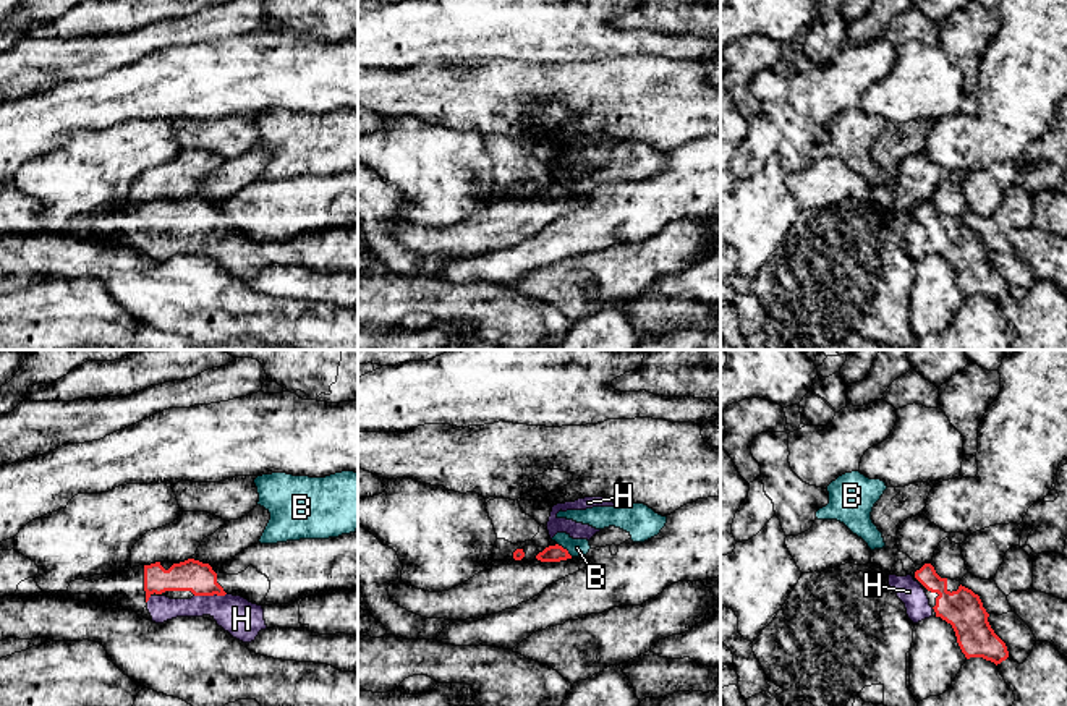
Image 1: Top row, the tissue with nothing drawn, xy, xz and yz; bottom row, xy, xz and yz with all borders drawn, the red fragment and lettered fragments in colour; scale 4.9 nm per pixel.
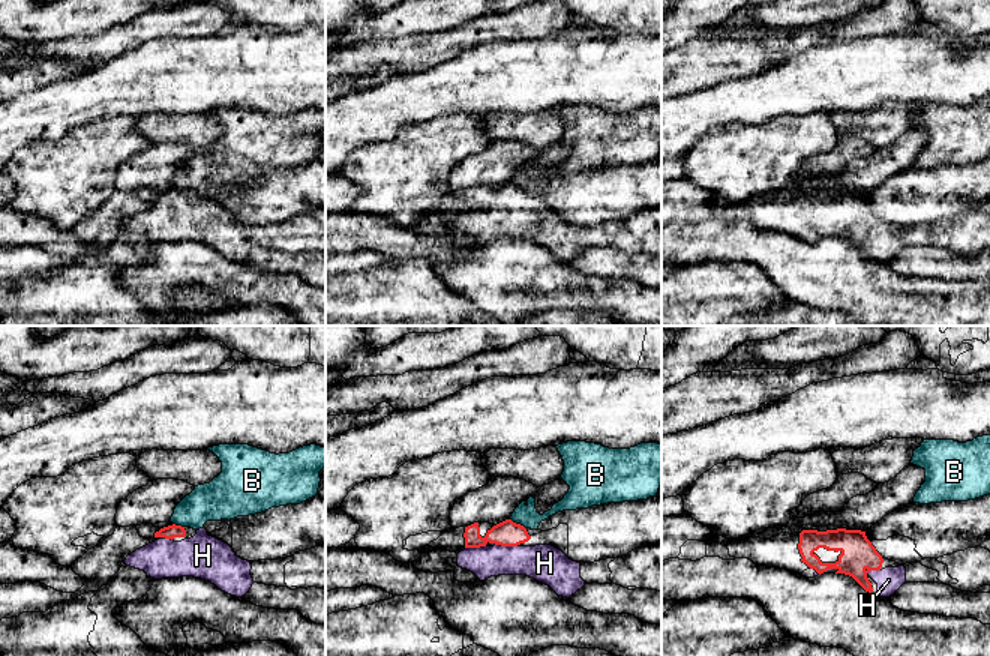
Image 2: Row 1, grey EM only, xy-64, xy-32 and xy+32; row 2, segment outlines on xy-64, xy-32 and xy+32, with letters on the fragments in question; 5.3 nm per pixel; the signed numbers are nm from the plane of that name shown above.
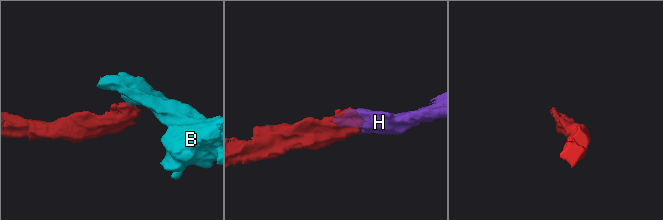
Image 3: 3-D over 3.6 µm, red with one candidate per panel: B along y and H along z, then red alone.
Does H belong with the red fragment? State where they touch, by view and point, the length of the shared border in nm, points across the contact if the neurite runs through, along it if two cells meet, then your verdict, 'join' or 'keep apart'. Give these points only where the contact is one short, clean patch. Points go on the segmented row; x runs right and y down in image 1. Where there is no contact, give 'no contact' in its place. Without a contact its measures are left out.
contact xy (209, 595); length 160 nm; join

